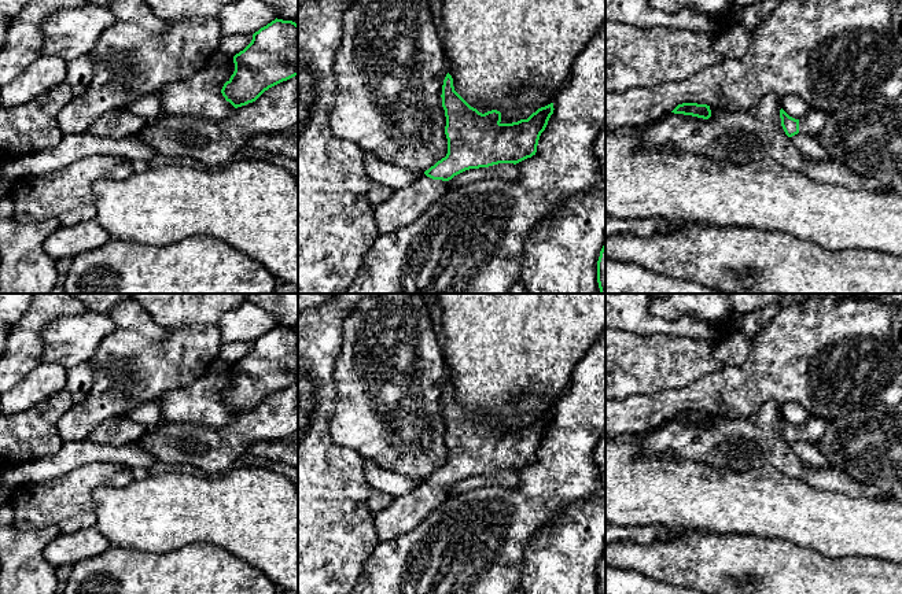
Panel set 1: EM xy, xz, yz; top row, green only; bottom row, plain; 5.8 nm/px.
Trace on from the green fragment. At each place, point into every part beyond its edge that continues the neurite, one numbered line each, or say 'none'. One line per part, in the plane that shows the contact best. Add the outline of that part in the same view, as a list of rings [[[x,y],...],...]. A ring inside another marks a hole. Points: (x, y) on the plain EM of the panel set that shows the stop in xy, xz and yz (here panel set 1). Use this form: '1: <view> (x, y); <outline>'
1: xz (407, 512); [[[426,482],[409,494],[395,497],[387,509],[375,516],[379,543],[397,539],[415,530],[449,497],[446,488],[432,487]]]

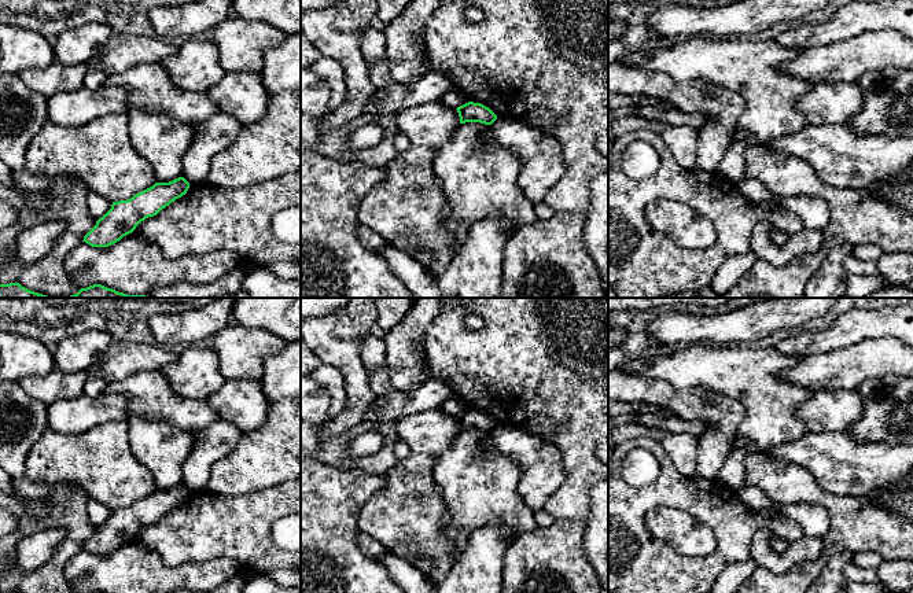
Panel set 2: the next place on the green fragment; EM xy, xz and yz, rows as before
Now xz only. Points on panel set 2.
none

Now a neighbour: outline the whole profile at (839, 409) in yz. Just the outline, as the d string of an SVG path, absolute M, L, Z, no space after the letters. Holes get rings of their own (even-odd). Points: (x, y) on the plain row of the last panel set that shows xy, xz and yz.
M858 390L816 391L796 409L796 417L811 432L848 431L864 413Z

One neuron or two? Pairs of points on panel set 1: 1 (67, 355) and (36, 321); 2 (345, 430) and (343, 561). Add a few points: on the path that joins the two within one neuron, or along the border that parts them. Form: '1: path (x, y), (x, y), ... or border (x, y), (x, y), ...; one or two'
1: border (73, 314), (54, 318), (43, 331), (41, 361); two
2: border (332, 416), (330, 436), (363, 458); two

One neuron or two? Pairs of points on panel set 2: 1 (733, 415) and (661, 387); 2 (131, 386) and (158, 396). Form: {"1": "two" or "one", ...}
{"1": "one", "2": "one"}

